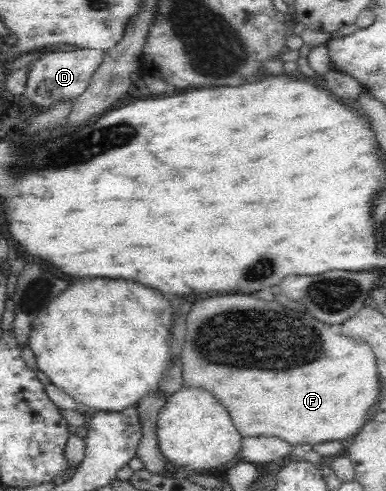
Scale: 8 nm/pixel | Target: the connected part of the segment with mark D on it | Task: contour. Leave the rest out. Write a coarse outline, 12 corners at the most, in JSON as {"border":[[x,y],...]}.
{"border":[[86,48],[46,53],[27,65],[36,108],[74,100],[103,57]]}

